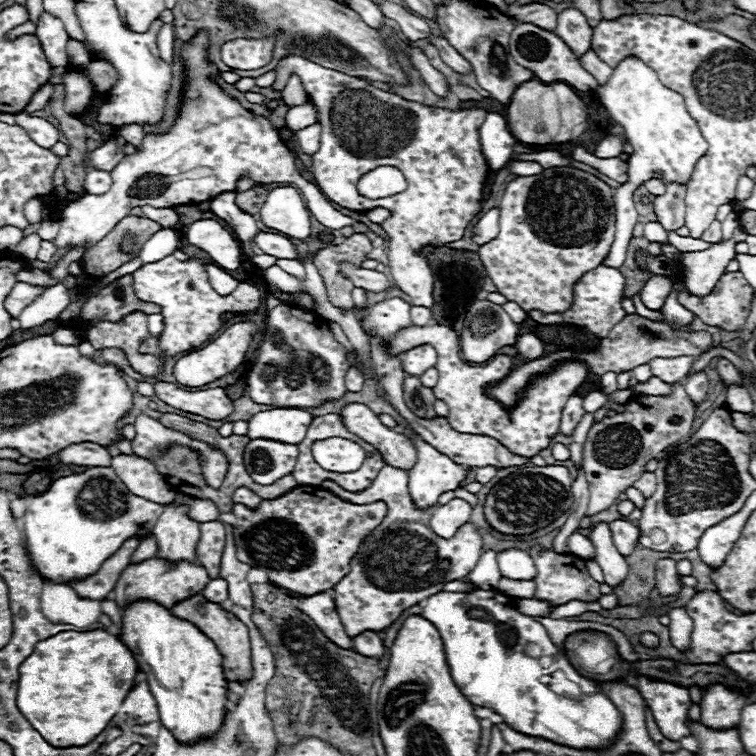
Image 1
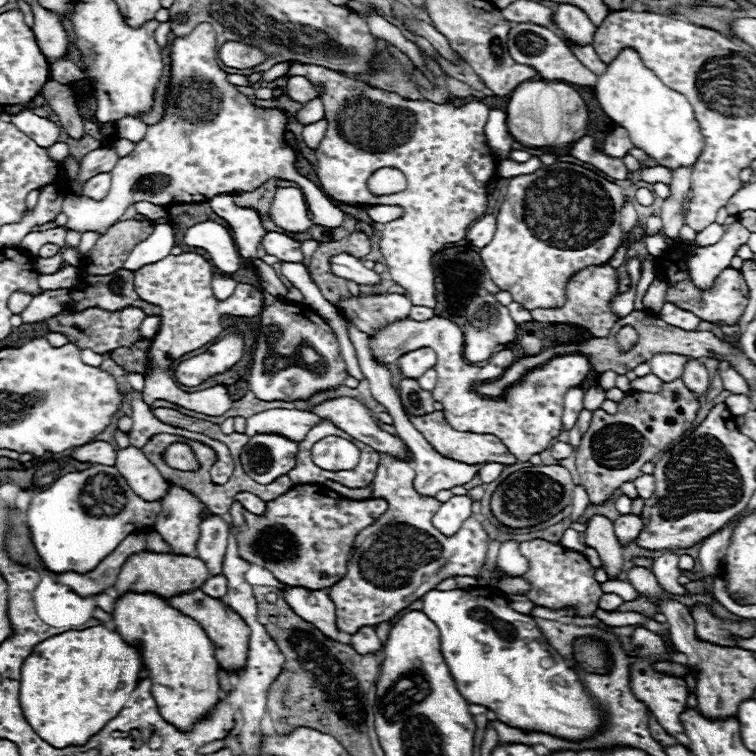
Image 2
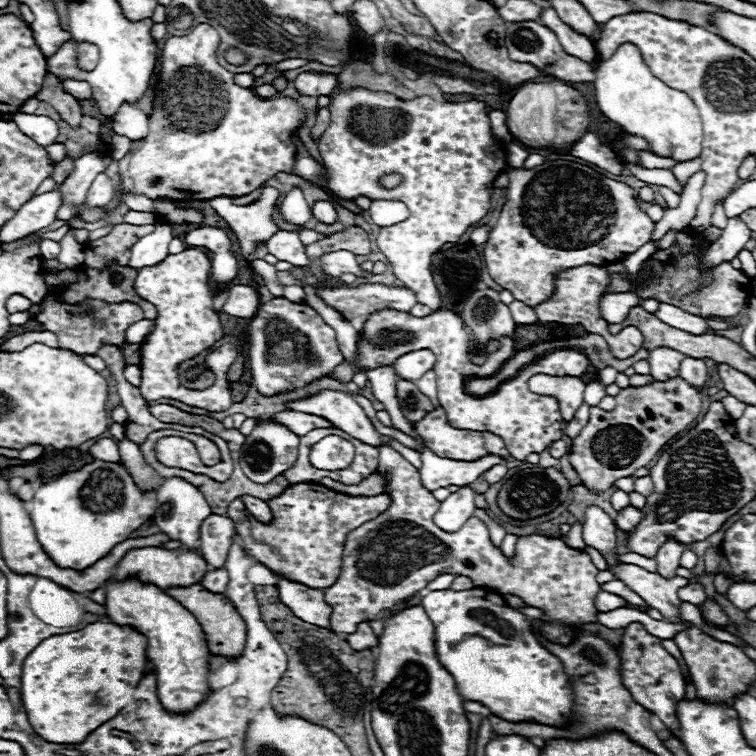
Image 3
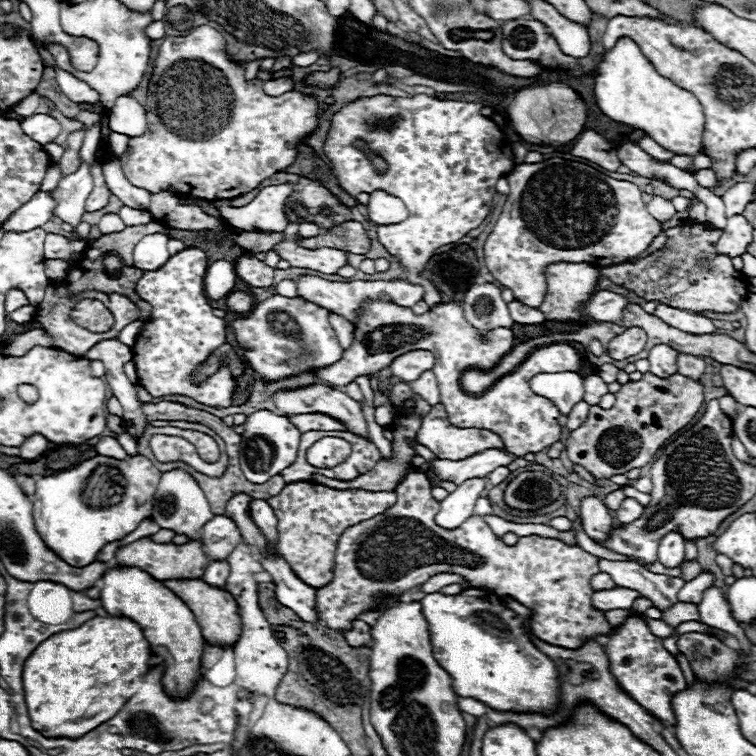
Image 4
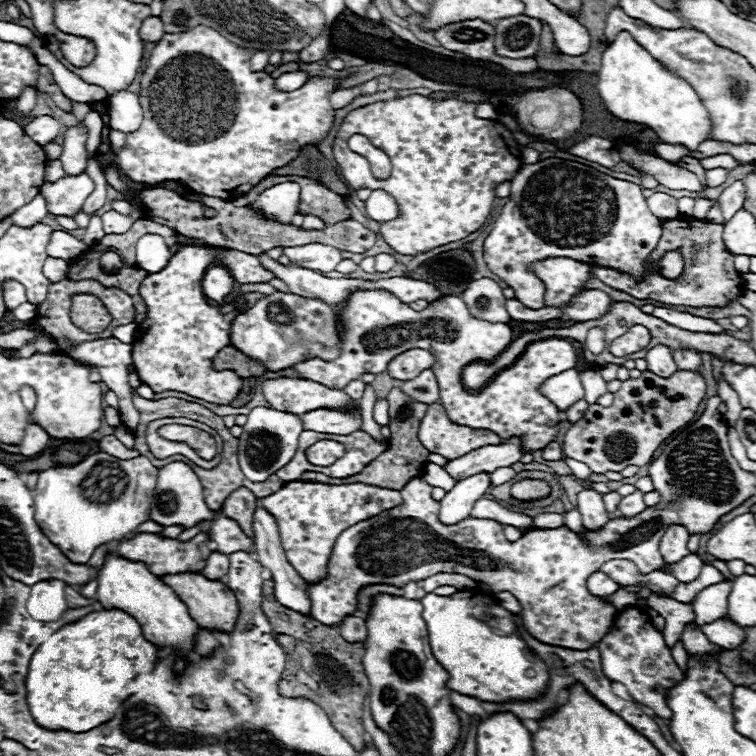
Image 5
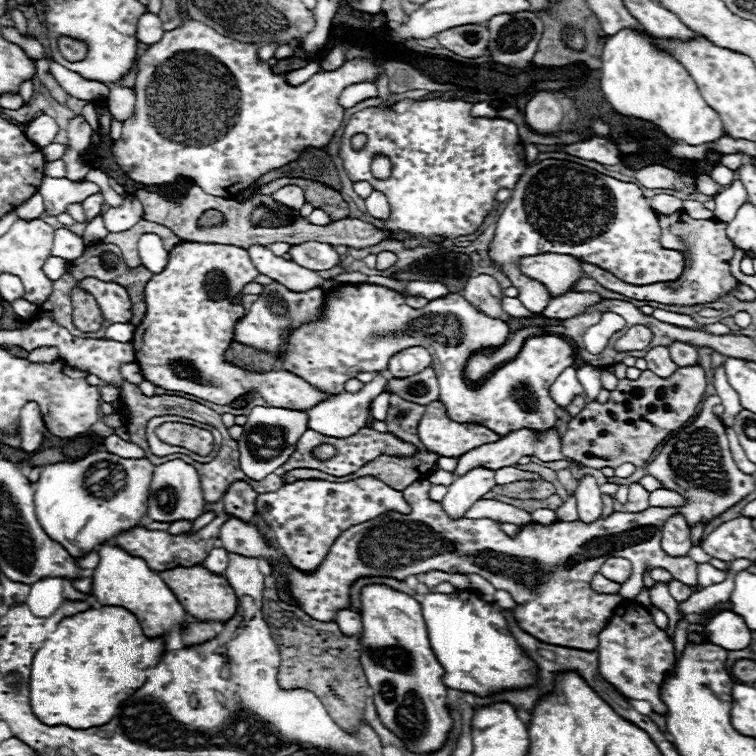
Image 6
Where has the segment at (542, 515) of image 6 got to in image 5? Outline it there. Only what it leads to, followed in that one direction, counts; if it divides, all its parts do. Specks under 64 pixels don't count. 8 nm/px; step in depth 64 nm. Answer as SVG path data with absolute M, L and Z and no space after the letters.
M543 513L537 515L533 520L534 525L537 528L553 529L564 525L564 519L561 514L558 513Z

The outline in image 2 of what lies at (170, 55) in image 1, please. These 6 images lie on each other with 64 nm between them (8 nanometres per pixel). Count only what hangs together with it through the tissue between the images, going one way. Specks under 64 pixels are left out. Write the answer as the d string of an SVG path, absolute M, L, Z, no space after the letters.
M162 22L158 28L156 28L156 42L160 48L166 48L170 44L170 24L168 22Z

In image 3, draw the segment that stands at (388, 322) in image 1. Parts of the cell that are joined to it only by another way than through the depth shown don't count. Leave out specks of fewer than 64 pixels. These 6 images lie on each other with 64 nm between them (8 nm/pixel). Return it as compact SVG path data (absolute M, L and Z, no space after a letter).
M364 284L360 288L338 288L322 290L318 288L324 302L336 308L358 332L364 322L378 310L392 308L398 312L408 312L416 304L416 296L408 288L388 288L382 284Z

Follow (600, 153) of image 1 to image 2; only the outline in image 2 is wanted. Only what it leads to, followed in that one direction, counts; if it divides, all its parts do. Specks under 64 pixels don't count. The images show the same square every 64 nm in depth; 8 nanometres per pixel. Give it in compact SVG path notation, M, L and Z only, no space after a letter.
M616 128L606 140L604 140L604 146L602 146L602 152L612 156L612 158L622 158L632 146L630 138L628 138L628 132L624 128Z

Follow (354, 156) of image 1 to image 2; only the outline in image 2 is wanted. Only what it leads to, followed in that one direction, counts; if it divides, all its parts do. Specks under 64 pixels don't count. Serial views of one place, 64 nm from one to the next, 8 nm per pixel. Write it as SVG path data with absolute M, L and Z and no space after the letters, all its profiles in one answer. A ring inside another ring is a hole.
M292 62L286 76L300 74L310 80L312 86L320 86L318 98L324 104L324 118L328 122L324 138L316 148L316 176L324 194L336 202L344 202L350 206L400 206L404 214L382 226L380 252L386 258L386 266L396 284L400 284L414 306L436 306L436 288L434 288L434 270L430 256L442 250L446 244L454 244L462 240L474 220L484 216L488 200L486 200L486 184L496 172L496 160L492 158L490 148L484 138L484 124L488 120L490 108L482 102L470 102L462 108L452 104L434 104L428 100L404 100L394 92L372 88L364 82L352 80L340 72L328 70L316 64ZM392 166L398 168L406 180L408 188L390 196L372 196L366 190L366 180L378 168Z

